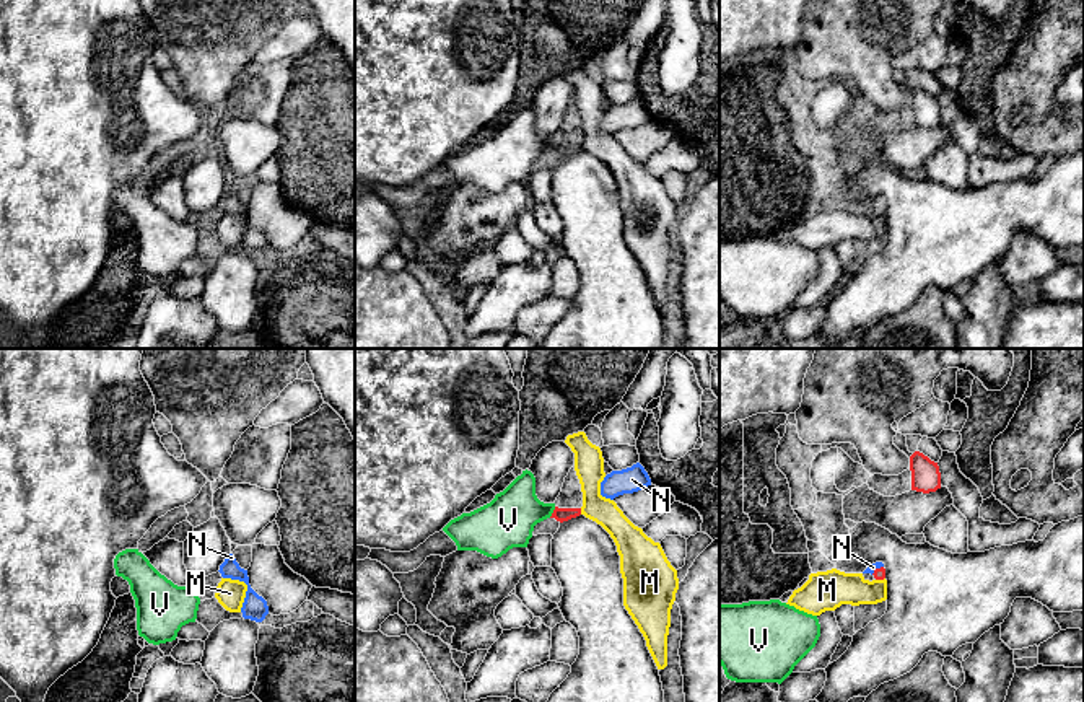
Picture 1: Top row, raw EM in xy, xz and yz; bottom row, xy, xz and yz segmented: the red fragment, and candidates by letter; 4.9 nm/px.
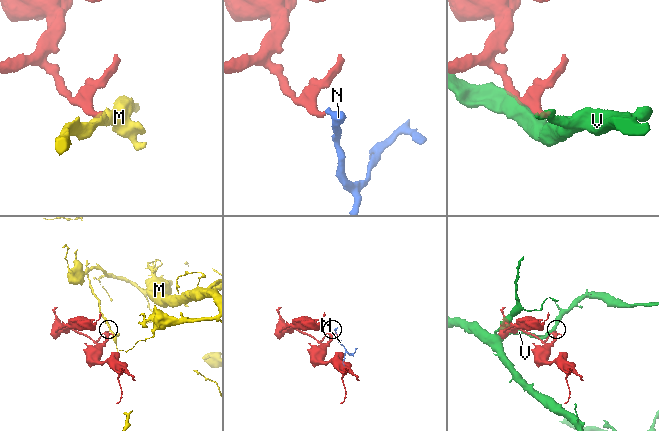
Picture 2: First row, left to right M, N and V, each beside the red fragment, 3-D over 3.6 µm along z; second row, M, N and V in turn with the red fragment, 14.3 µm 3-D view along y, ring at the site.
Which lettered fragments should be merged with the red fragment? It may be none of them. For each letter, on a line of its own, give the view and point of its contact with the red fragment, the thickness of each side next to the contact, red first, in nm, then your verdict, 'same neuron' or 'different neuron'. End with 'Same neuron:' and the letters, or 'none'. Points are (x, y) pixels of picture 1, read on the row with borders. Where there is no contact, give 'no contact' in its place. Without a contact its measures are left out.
M: meets red in xz at (580, 512); 70 nm thick on the red side, 140 nm on the other; different neuron
N: meets red in yz at (876, 569); 60 nm thick on the red side, 40 nm on the other; same neuron
V: meets red in xz at (554, 512); 70 nm thick on the red side, 260 nm on the other; different neuron
Same neuron: N

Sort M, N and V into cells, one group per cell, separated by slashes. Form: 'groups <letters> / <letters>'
groups M / N / V

